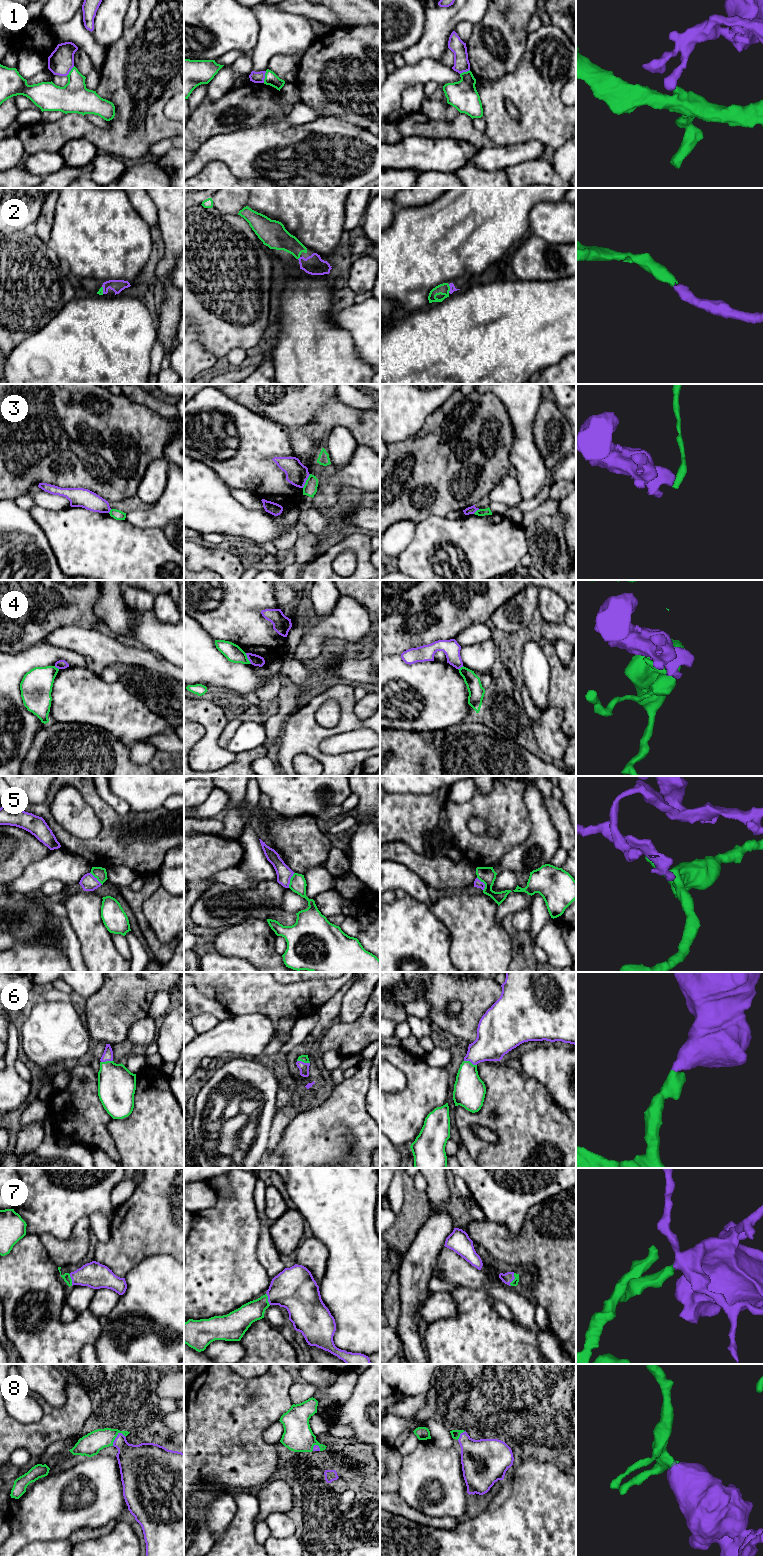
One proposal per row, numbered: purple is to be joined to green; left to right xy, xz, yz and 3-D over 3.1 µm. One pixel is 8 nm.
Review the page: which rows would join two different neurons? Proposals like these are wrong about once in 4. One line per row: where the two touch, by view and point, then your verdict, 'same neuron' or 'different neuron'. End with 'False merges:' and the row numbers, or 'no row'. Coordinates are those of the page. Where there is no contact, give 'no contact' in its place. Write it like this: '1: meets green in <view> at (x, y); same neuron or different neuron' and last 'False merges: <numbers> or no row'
1: meets green in xz at (265, 77); different neuron
2: meets green in yz at (449, 288); same neuron
3: meets green in xz at (306, 481); different neuron
4: meets green in xz at (247, 658); different neuron
5: meets green in xz at (290, 880); different neuron
6: meets green in xz at (303, 1061); same neuron
7: meets green in yz at (514, 1279); same neuron
8: meets green in xy at (115, 1437); same neuron
False merges: 1, 3, 4, 5

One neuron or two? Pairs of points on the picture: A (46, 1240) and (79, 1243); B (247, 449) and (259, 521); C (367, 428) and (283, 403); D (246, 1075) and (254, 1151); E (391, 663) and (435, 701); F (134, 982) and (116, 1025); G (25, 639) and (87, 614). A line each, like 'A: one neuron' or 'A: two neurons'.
A: one neuron
B: two neurons
C: one neuron
D: one neuron
E: one neuron
F: one neuron
G: one neuron

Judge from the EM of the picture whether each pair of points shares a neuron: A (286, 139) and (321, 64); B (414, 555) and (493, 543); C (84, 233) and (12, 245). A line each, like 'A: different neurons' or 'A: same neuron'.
A: different neurons
B: same neuron
C: different neurons

